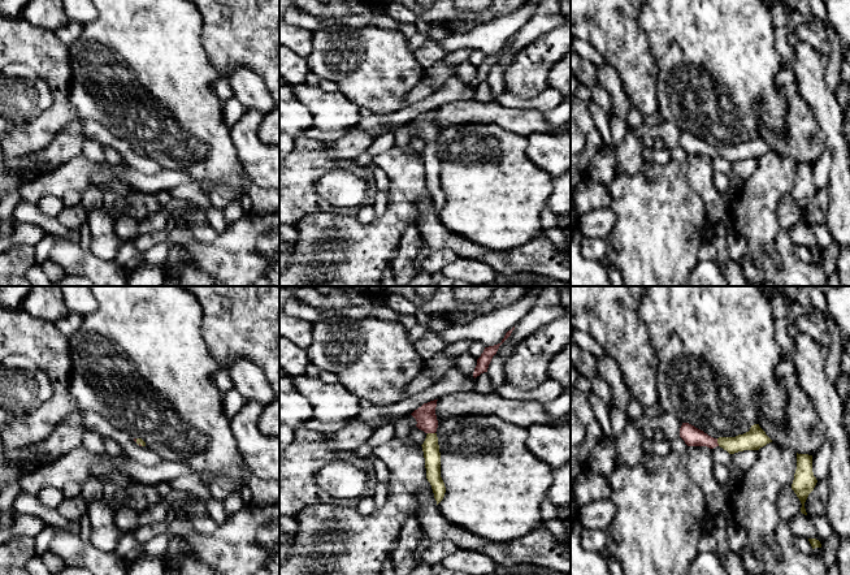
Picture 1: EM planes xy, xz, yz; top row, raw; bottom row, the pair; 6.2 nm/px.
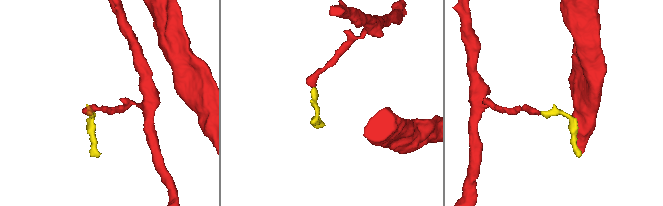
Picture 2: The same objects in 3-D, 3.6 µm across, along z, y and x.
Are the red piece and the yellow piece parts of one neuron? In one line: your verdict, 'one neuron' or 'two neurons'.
one neuron

